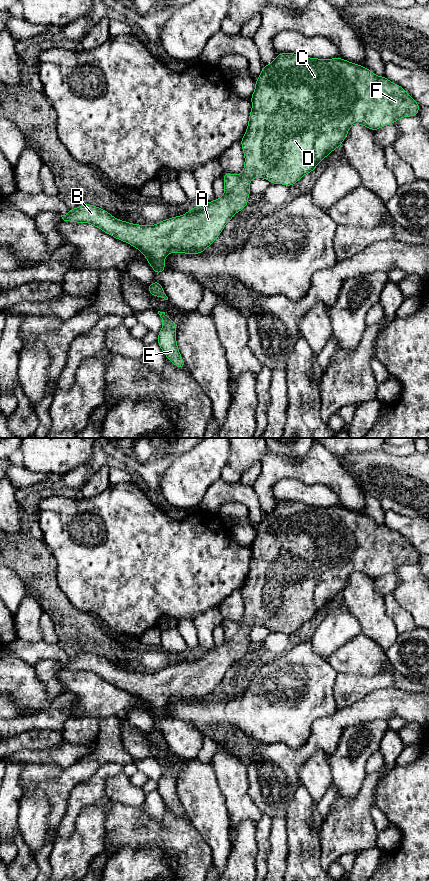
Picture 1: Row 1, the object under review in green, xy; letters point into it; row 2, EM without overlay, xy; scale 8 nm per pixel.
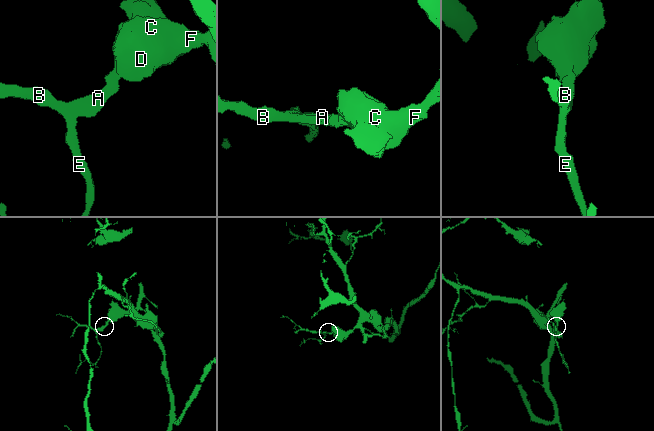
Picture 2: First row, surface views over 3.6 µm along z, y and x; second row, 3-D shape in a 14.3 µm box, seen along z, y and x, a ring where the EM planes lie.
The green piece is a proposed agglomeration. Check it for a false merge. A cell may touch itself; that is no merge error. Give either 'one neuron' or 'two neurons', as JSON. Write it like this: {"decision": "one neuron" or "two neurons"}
{"decision": "one neuron"}

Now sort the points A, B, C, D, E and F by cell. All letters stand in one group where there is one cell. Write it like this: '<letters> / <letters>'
A B C D E F

